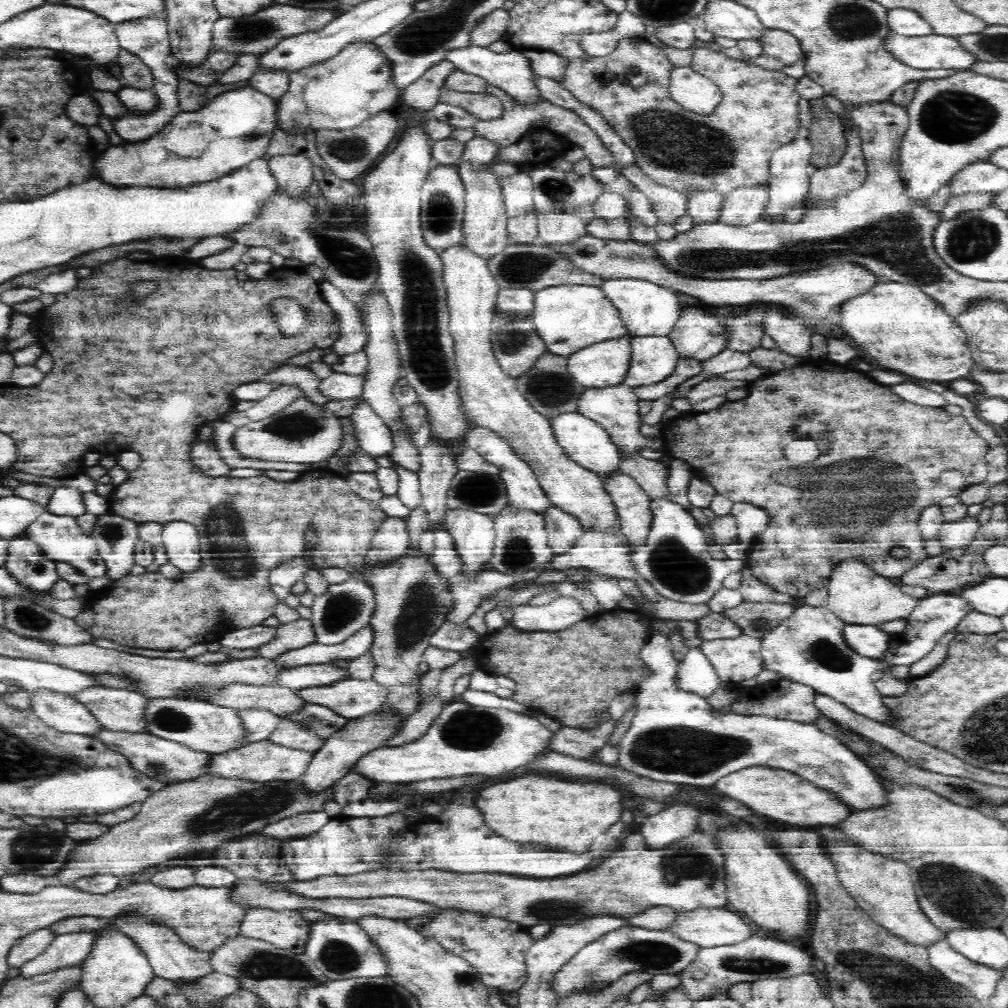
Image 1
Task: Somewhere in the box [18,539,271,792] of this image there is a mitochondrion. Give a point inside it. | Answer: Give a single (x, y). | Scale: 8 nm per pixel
(172, 720)

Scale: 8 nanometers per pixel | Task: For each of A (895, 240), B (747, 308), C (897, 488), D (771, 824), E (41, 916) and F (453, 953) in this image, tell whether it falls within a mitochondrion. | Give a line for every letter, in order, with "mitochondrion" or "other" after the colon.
A: mitochondrion
B: other
C: mitochondrion
D: other
E: other
F: other

